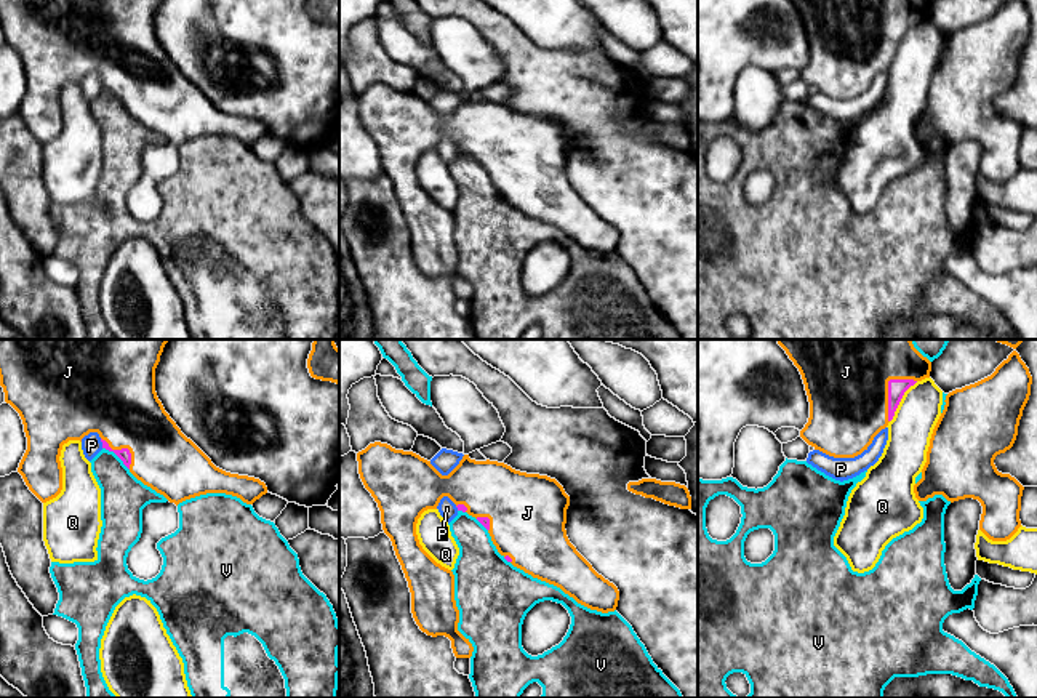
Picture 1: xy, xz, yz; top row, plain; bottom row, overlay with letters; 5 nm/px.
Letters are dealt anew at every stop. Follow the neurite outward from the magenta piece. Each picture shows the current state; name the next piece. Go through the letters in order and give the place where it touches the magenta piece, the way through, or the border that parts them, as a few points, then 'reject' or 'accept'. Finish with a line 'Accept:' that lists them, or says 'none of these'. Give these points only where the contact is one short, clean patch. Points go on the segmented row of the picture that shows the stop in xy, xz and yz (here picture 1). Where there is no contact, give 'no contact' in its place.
J: meets magenta in yz at (888, 388); accept
P: meets magenta in xy at (103, 444); reject
Q: meets magenta in yz at (900, 401); border along yz (917, 381), (904, 393), (890, 421); reject
V: meets magenta in xy at (117, 455); reject
Accept: J

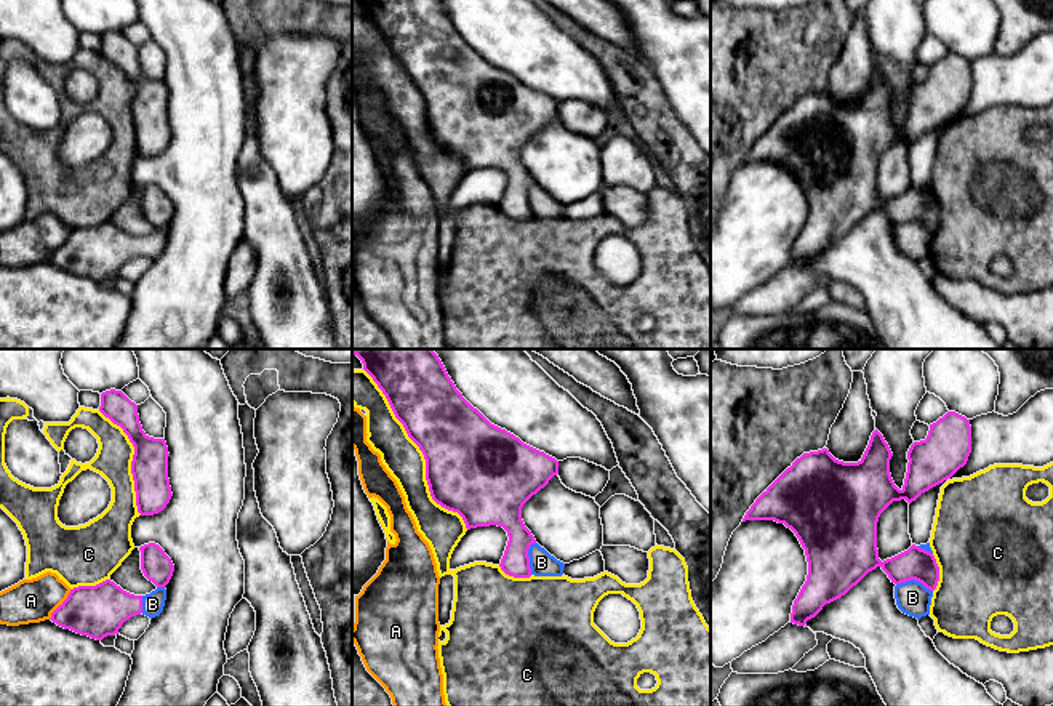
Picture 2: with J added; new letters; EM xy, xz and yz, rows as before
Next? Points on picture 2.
A: meets magenta in xy at (63, 604); reject
B: meets magenta in yz at (914, 578); runs through yz (917, 564), (914, 578), (912, 597); accept
C: meets magenta in xz at (423, 453); reject
Accept: B

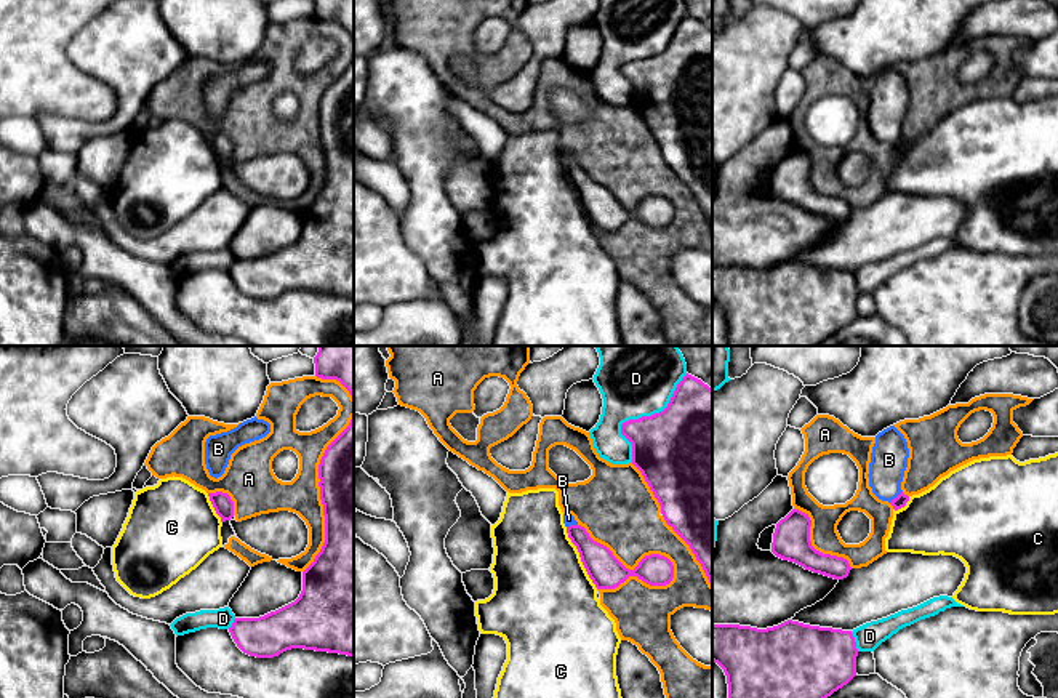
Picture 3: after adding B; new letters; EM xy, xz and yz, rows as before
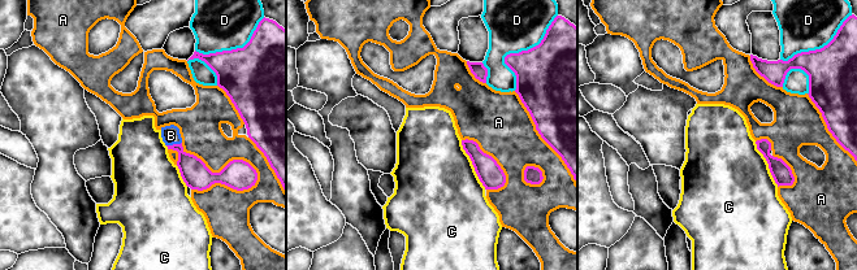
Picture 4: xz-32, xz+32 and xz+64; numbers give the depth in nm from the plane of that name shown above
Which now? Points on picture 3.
A: meets magenta in xz at (634, 569); reject
B: meets magenta in yz at (897, 497); runs through yz (900, 501), (897, 497), (889, 489), (889, 460); accept
C: meets magenta in xz at (580, 556); reject
D: meets magenta in xz at (642, 417); reject
Accept: B

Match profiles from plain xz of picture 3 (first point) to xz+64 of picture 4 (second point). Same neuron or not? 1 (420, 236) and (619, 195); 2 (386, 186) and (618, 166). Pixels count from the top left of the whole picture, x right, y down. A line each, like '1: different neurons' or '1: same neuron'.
1: different neurons
2: same neuron

